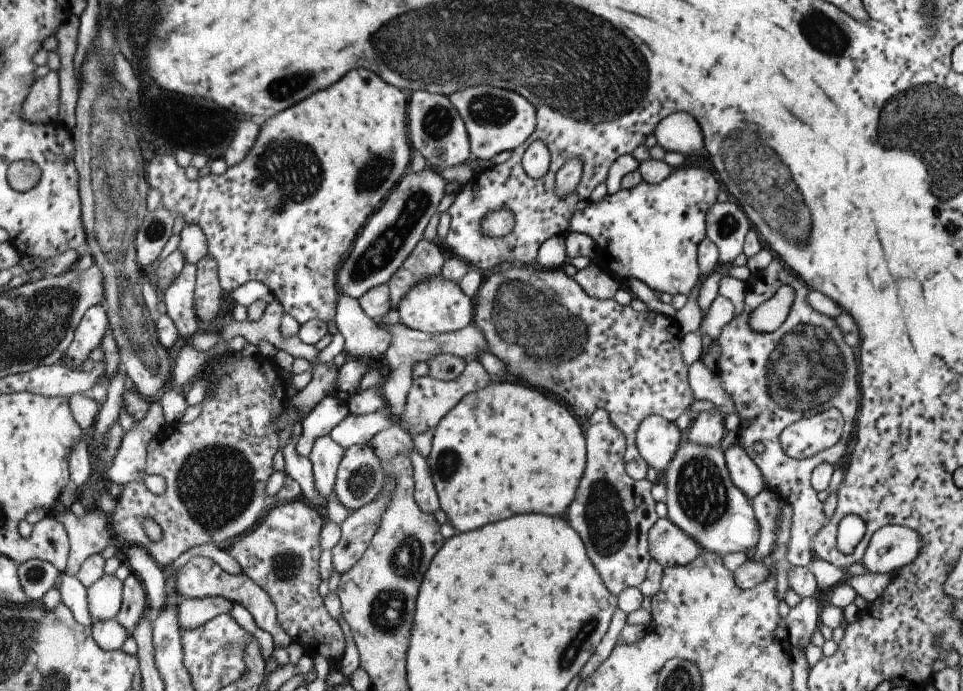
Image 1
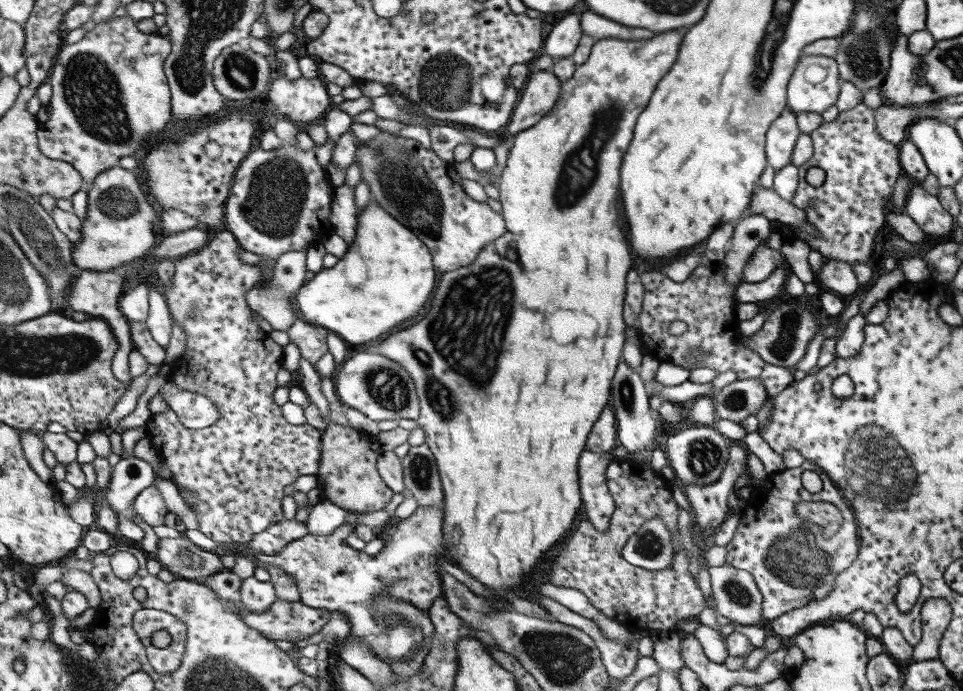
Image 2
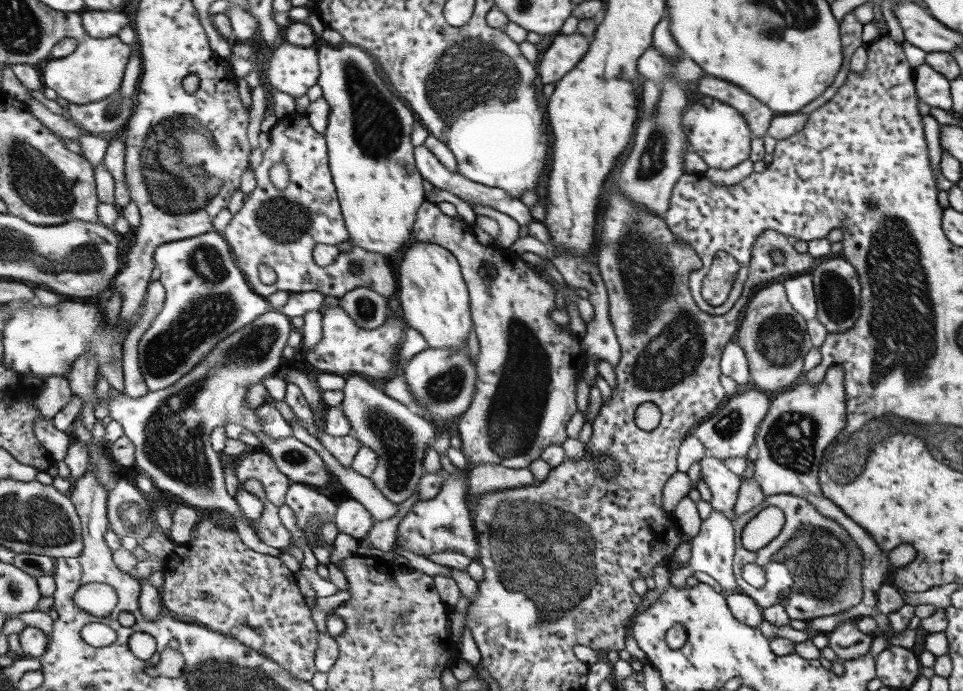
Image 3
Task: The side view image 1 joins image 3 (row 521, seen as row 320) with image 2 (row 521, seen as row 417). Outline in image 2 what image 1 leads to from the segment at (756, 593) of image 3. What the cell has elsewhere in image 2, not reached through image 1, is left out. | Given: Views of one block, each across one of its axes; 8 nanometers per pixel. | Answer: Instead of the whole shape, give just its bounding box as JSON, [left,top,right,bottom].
[725,462,859,622]

